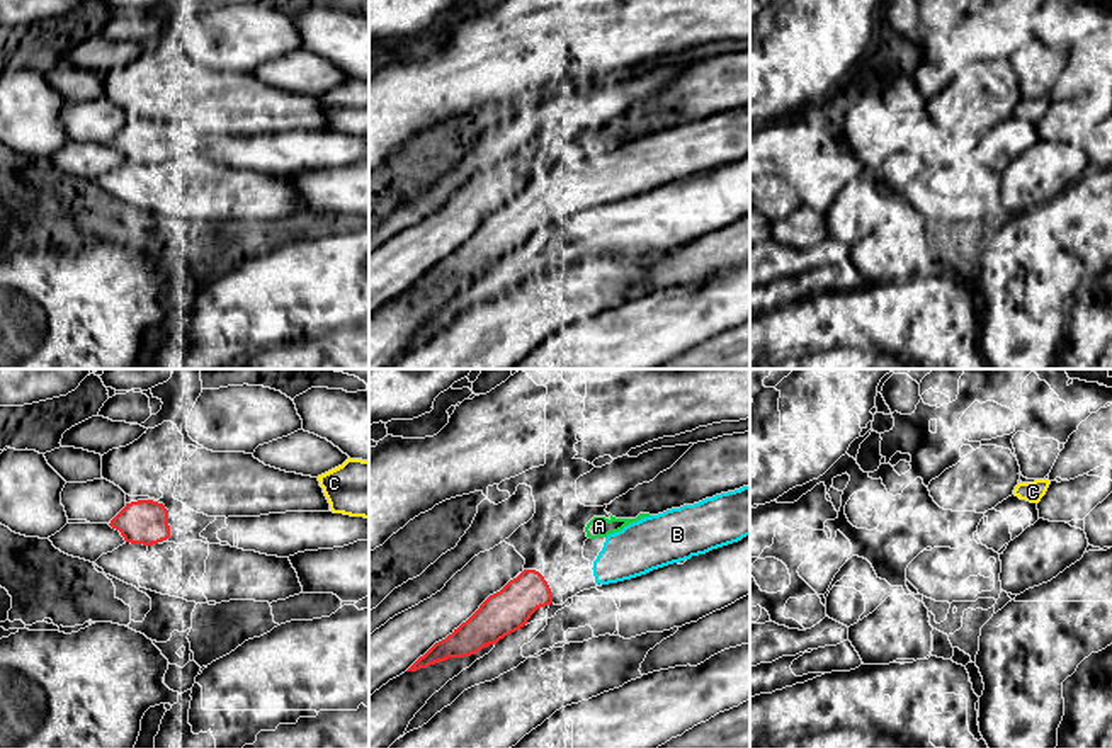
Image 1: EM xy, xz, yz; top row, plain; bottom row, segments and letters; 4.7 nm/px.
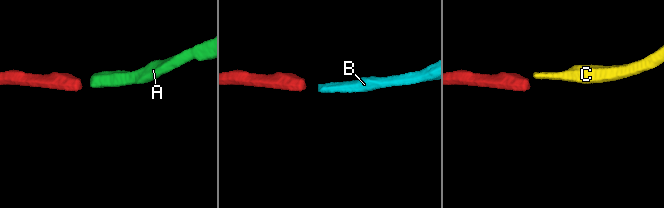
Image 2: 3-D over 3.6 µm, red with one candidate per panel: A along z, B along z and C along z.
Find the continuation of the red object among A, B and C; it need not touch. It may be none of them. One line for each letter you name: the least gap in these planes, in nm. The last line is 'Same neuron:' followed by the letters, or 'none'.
B: Distance 220 nm
Same neuron: B

